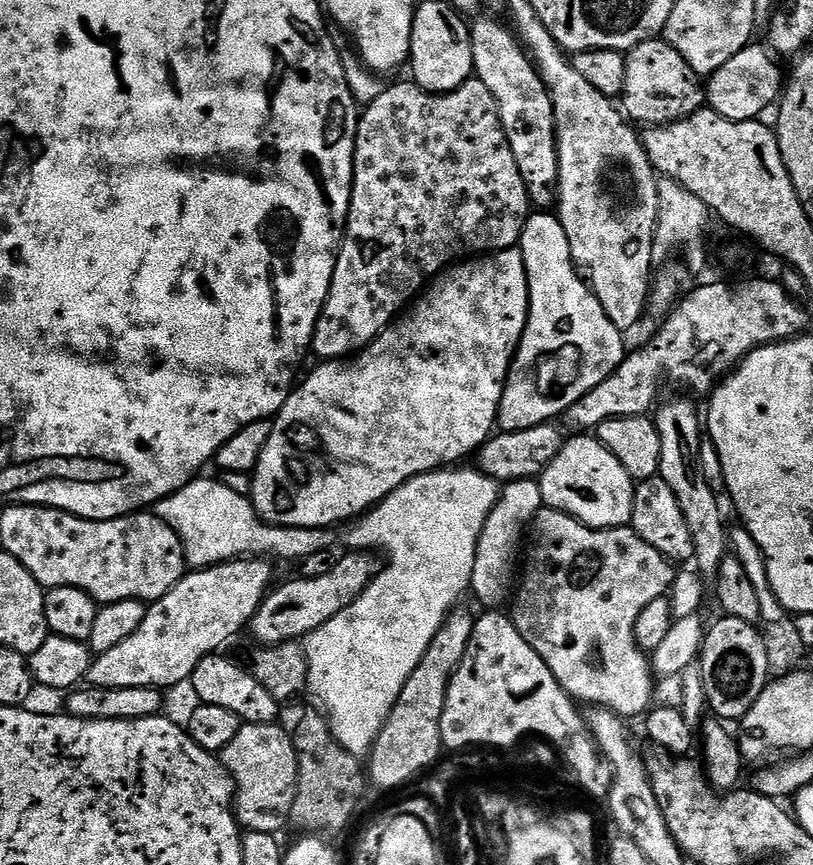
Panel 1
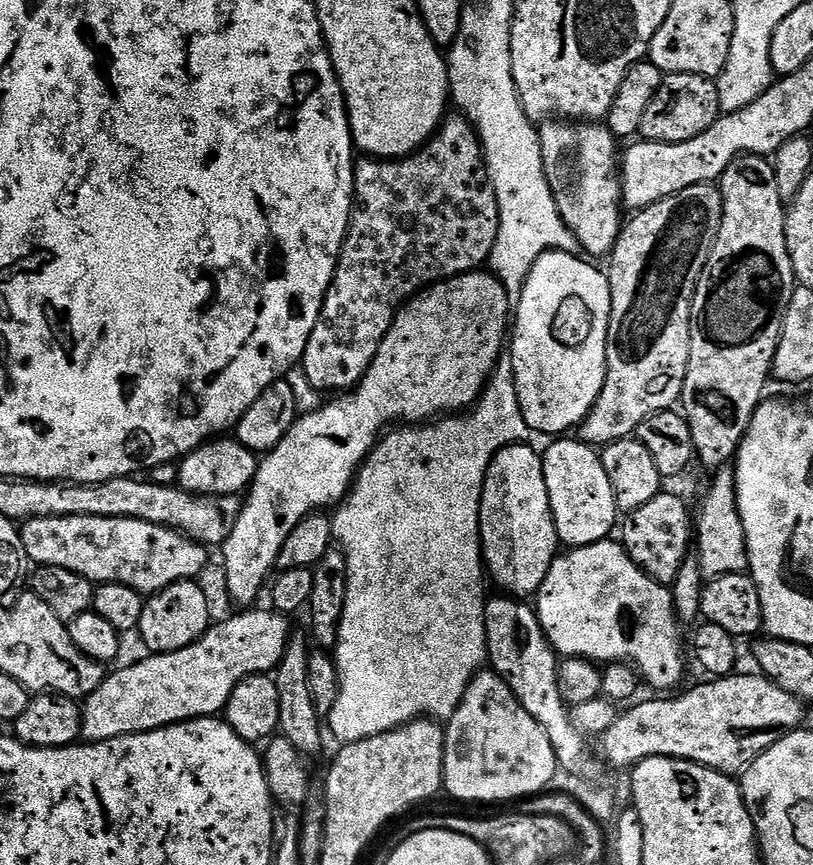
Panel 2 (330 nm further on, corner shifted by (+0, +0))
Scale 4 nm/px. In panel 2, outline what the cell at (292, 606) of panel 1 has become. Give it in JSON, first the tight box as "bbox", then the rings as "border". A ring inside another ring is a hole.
{"bbox":[80,607,290,742],"border":[[[267,607],[255,610],[240,610],[237,616],[229,618],[225,624],[213,623],[204,637],[177,652],[161,652],[145,655],[145,660],[132,664],[129,668],[109,671],[96,692],[83,697],[82,726],[80,735],[85,741],[99,742],[128,736],[131,732],[153,732],[171,724],[183,724],[186,720],[212,718],[223,713],[228,706],[232,691],[248,676],[271,673],[280,664],[288,645],[290,635],[289,617],[281,616]]]}

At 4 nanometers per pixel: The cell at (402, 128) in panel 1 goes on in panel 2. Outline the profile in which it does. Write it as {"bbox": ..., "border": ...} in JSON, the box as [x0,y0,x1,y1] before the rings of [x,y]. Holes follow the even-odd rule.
{"bbox":[302,115,500,394],"border":[[[449,115],[436,129],[436,135],[420,151],[412,153],[411,156],[392,159],[364,158],[361,164],[359,161],[355,165],[356,191],[354,193],[352,223],[348,226],[348,236],[344,239],[344,249],[340,252],[339,260],[336,261],[336,273],[328,288],[318,322],[306,342],[302,361],[302,367],[310,386],[314,386],[316,391],[321,394],[327,394],[327,392],[340,394],[345,390],[355,388],[360,383],[378,354],[378,346],[382,346],[382,338],[386,338],[390,326],[396,320],[397,312],[400,311],[405,301],[417,295],[425,286],[431,286],[437,282],[447,282],[451,276],[461,276],[463,272],[475,272],[488,263],[488,256],[494,250],[494,242],[498,238],[498,226],[500,225],[498,202],[494,194],[494,186],[488,177],[488,167],[484,164],[484,152],[480,148],[480,139],[476,137],[476,130],[464,115],[455,115]]]}

